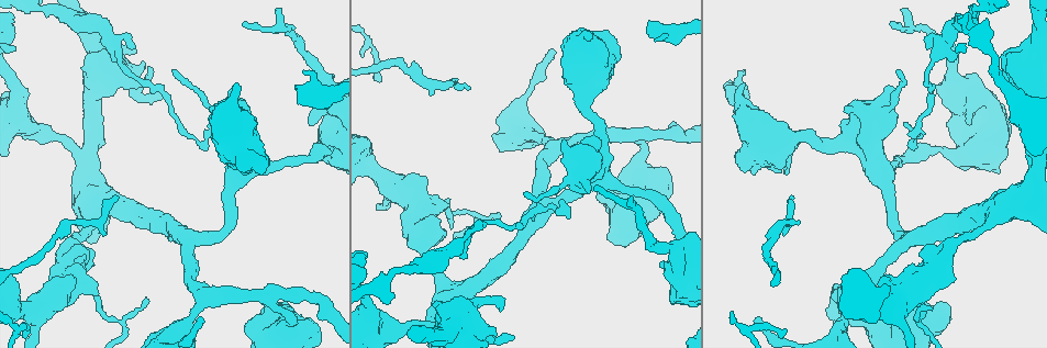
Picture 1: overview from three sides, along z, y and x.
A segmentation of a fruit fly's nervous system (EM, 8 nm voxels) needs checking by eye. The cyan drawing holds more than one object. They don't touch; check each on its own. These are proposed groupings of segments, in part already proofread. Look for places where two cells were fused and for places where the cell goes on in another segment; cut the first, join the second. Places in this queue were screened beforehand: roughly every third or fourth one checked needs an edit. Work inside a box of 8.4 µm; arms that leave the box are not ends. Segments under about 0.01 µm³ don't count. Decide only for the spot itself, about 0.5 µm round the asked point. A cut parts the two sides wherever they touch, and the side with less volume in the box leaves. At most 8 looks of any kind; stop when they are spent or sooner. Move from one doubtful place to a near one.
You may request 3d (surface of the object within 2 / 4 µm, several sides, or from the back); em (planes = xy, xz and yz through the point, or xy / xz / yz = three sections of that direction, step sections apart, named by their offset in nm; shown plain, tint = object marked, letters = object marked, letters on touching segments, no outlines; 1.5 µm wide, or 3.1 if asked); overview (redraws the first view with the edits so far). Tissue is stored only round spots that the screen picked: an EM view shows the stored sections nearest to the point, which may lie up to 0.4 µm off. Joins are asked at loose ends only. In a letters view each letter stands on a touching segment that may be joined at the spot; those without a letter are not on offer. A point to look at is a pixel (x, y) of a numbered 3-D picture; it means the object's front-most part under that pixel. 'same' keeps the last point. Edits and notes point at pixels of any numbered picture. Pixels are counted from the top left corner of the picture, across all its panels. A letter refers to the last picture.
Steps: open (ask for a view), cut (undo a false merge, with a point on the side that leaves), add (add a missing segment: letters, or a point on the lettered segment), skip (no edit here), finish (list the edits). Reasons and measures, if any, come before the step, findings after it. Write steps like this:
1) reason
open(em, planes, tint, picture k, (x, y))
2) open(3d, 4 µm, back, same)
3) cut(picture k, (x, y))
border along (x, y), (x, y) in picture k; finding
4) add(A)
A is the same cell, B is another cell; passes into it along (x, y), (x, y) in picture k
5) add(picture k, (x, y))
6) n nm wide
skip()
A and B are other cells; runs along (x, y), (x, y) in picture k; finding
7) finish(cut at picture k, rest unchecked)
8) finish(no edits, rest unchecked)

tapers out
open(em, xz, step 4, letters, picture 1, (468, 88))

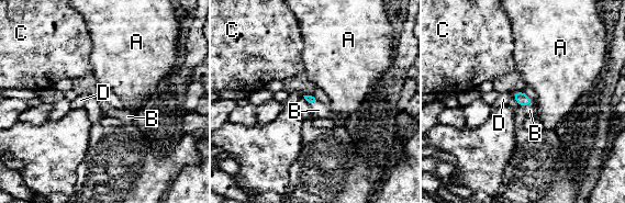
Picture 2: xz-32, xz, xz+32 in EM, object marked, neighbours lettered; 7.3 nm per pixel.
another direction
open(em, planes, letters, same)

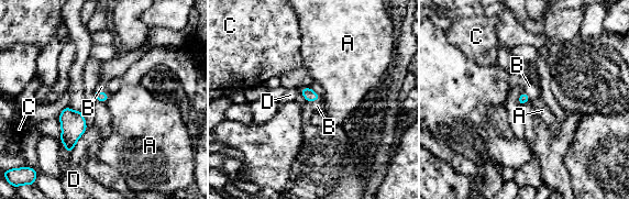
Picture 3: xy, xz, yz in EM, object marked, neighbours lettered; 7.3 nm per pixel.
D touches over 130 nm
add(B)
B is the same cell, A, C and D are other cells; it goes on there

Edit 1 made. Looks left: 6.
branch point
open(3d, 4 µm, picture 1, (623, 136))

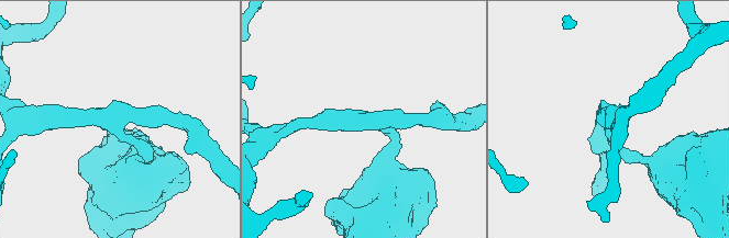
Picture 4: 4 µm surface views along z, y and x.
3 arms; arms of 200, 260, 280 nm
open(em, xz, step 8, letters, picture 4, (115, 129))

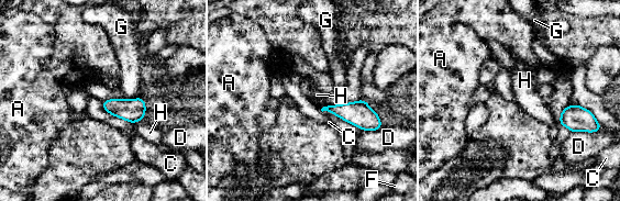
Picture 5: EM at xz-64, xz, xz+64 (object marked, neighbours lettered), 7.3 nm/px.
120 nm wide
skip()
A, C, D, F, G and H are other cells; border along (137, 97), (124, 99) in picture 5; continuous, no second cell

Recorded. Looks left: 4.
free end
open(3d, 4 µm, picture 4, (565, 25))

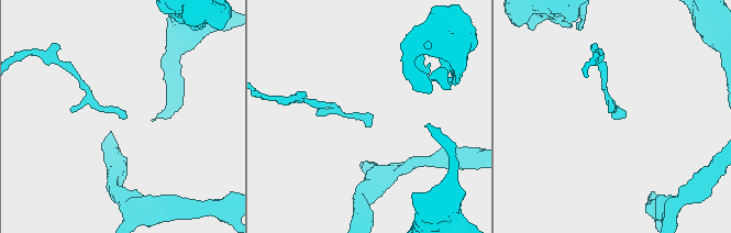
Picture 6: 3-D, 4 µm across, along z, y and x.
open(em, planes, plain, picture 6, (125, 116))

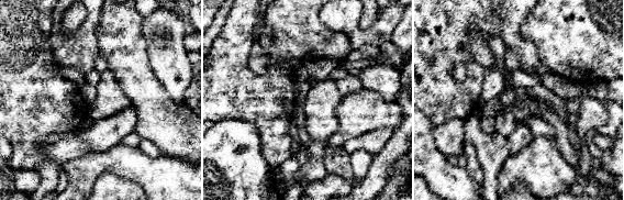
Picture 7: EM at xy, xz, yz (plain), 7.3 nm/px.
open(em, planes, letters, same)

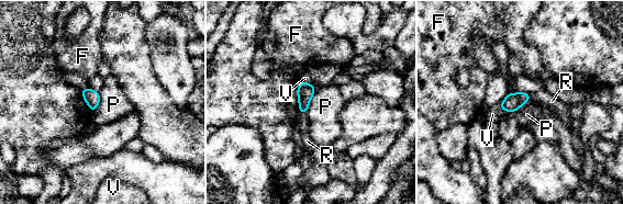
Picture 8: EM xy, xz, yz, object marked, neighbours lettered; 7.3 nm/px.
add(R)
R is the same cell, F, P and V are other cells; passes into it along (512, 102), (530, 97), (542, 97) in picture 8; it goes on there

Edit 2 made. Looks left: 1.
finish(add at picture 3, add at picture 8, rest unchecked)

